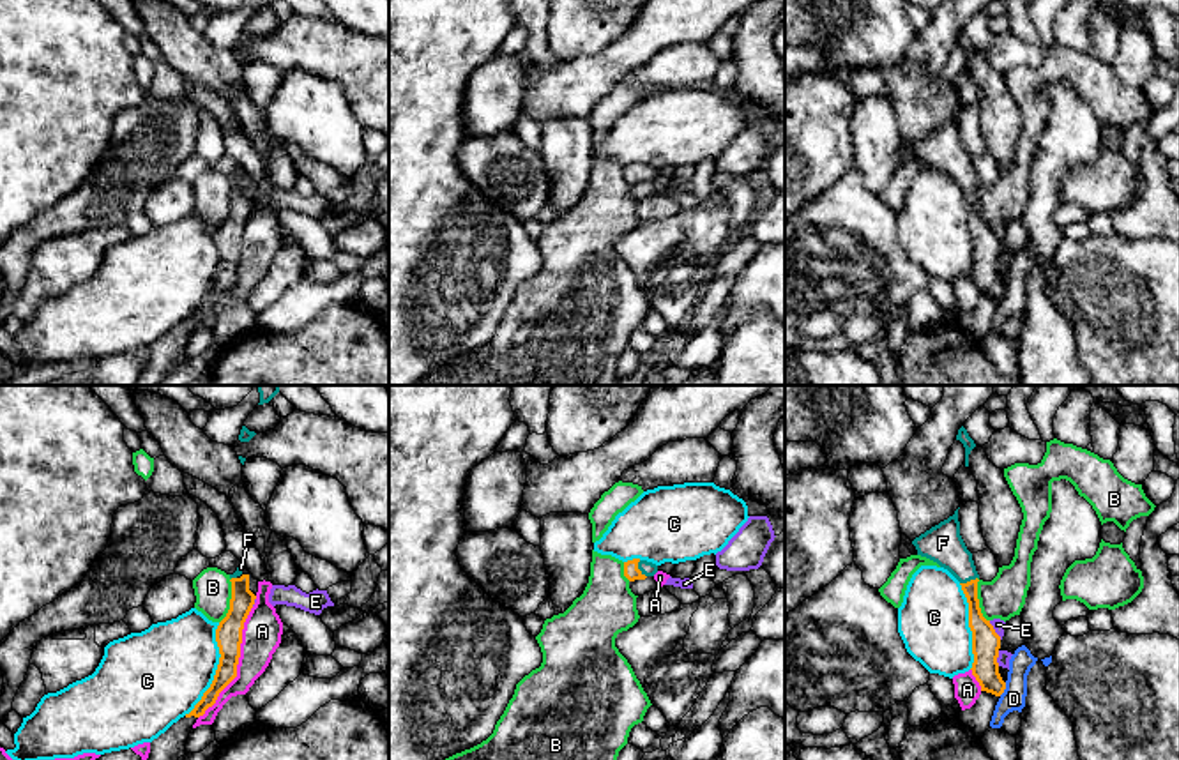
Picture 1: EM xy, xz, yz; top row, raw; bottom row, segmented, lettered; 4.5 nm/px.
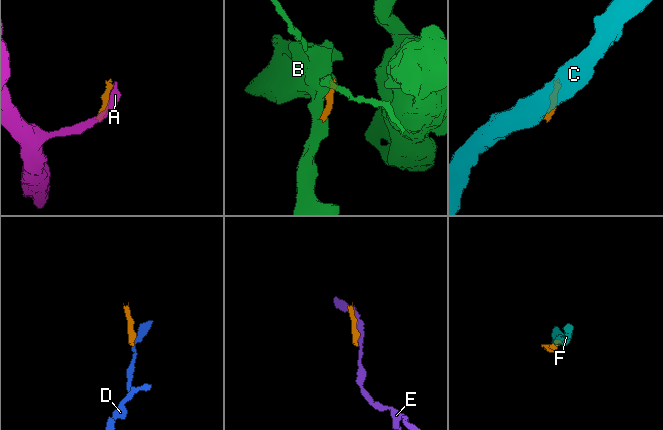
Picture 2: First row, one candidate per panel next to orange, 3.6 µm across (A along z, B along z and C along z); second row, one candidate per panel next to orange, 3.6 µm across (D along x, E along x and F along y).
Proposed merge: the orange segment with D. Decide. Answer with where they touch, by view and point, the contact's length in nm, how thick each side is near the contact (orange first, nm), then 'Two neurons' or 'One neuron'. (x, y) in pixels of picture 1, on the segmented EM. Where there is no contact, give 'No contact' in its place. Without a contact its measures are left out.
Touches orange at yz (1004, 688). Shared border 70 nm. Thickness 130 nm (orange) against 110 nm. Two neurons

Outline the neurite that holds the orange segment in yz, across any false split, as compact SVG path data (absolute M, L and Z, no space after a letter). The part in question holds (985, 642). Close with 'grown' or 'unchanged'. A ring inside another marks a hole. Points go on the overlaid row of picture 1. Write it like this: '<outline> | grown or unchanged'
M958 509L953 516L932 527L912 541L917 555L937 562L947 569L962 585L969 603L969 627L972 631L972 675L981 686L981 691L1000 696L1006 682L999 673L999 649L1000 636L995 633L990 620L986 620L977 599L977 571L972 553L967 550L960 536Z | grown

